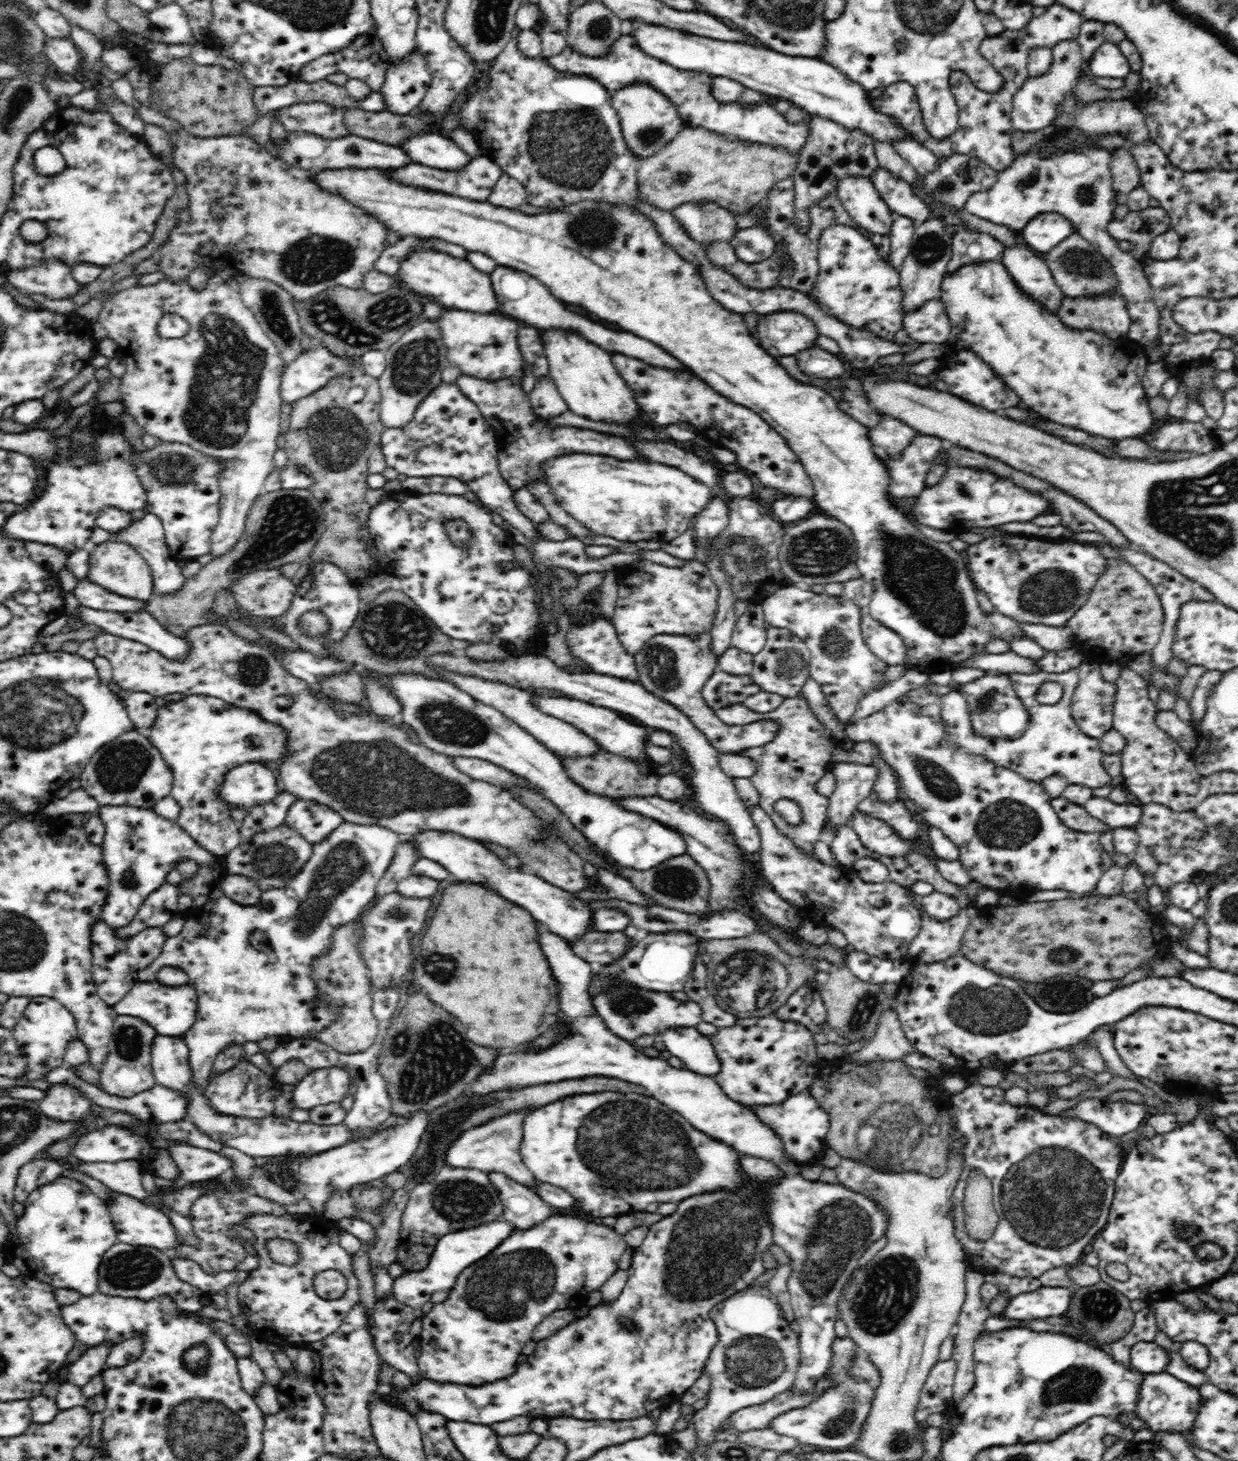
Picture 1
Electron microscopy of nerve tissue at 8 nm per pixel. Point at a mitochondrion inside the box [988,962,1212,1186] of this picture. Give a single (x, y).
(1062, 993)

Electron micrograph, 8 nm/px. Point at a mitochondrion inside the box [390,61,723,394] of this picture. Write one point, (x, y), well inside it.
(572, 148)

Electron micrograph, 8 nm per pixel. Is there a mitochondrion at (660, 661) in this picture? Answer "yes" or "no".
yes

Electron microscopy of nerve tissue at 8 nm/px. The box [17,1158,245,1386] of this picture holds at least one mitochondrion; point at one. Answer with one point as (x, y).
(130, 1269)

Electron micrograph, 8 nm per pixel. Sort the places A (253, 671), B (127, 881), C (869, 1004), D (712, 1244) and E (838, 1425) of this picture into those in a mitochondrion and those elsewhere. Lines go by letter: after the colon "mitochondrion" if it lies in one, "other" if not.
A: mitochondrion
B: mitochondrion
C: mitochondrion
D: mitochondrion
E: mitochondrion

